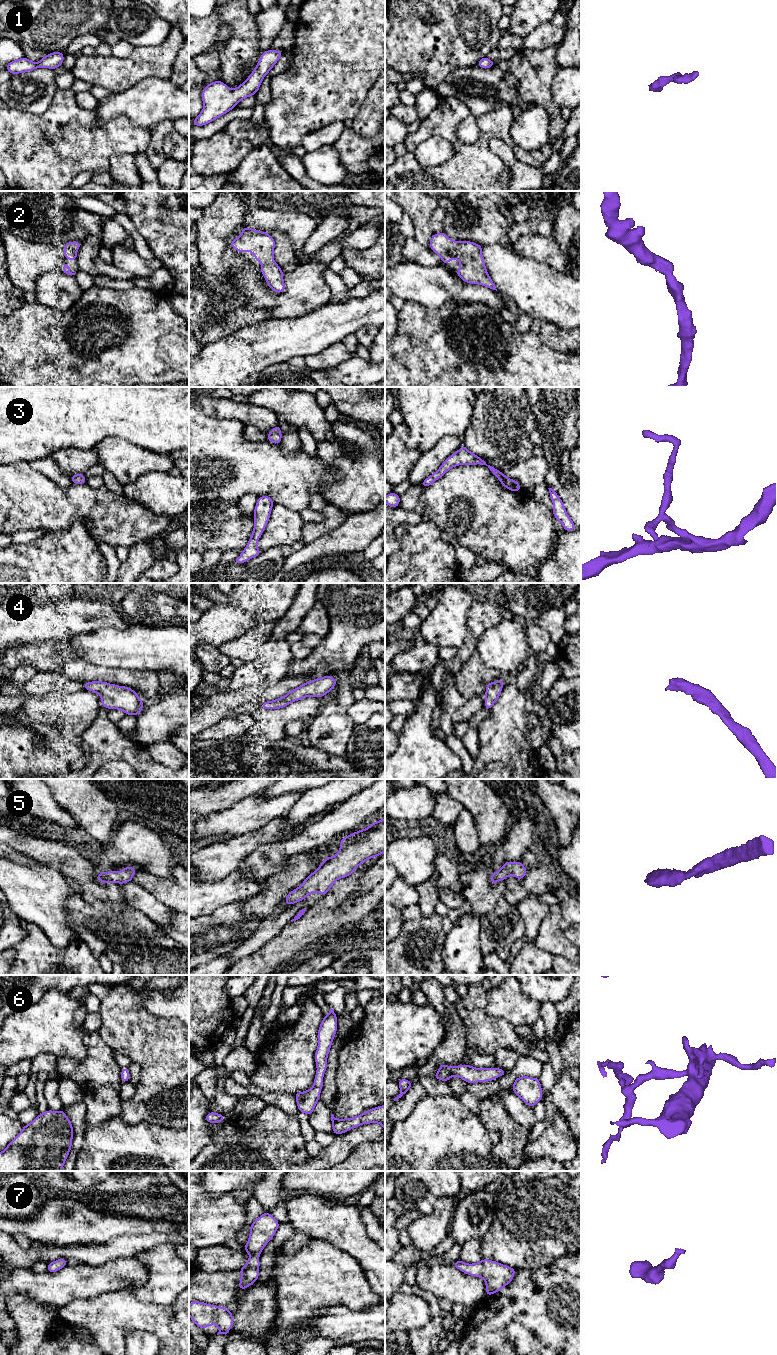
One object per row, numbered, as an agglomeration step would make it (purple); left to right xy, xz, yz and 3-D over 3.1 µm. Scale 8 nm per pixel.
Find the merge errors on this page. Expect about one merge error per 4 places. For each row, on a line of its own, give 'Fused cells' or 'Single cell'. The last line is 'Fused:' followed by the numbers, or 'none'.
1: Single cell
2: Single cell
3: Single cell
4: Single cell
5: Single cell
6: Single cell
7: Single cell
Fused: none

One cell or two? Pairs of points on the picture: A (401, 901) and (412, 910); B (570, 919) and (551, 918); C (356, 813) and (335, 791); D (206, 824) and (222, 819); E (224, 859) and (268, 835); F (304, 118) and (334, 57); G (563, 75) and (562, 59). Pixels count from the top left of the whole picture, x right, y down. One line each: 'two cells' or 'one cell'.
A: two cells
B: two cells
C: two cells
D: one cell
E: one cell
F: one cell
G: two cells

